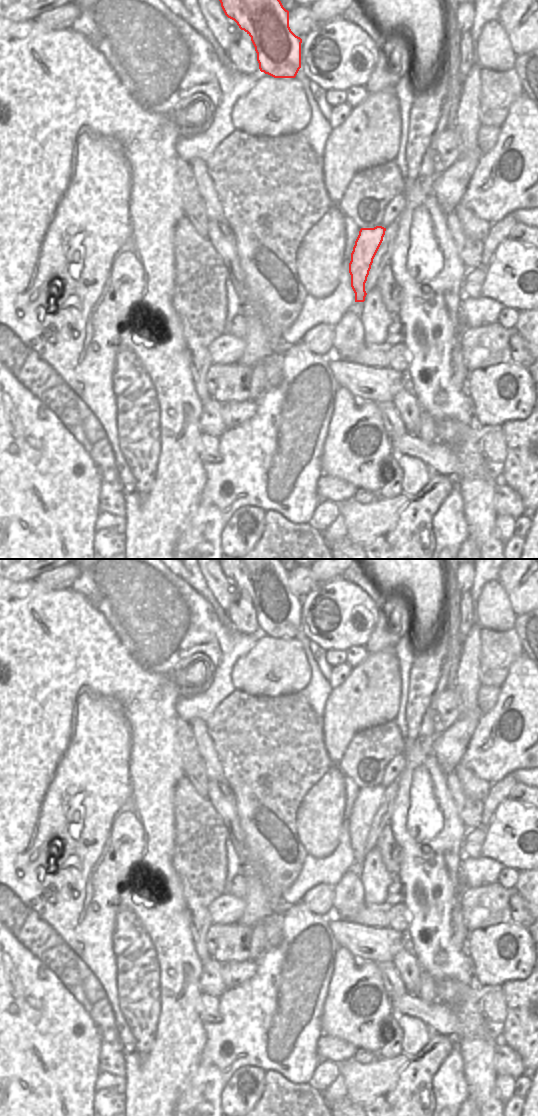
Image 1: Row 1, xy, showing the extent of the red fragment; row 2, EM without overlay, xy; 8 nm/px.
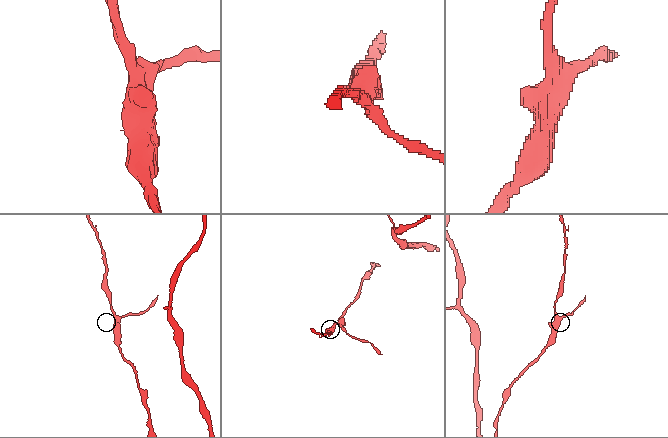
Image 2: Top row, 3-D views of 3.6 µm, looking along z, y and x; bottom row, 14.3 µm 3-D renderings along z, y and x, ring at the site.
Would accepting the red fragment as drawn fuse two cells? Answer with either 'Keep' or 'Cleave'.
Keep.

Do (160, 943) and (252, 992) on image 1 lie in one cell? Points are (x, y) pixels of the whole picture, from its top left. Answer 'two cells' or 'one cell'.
two cells

